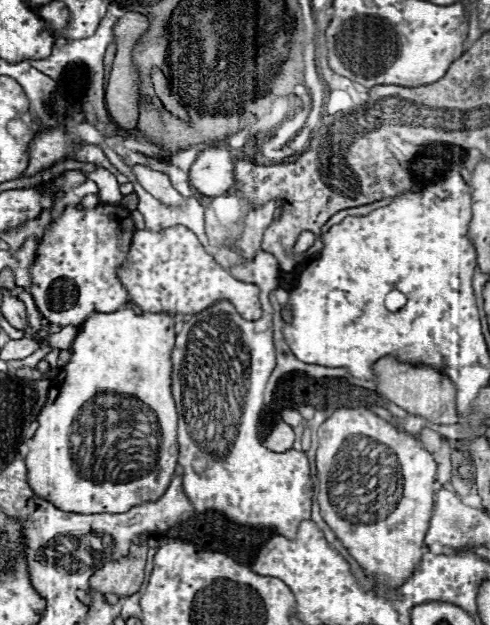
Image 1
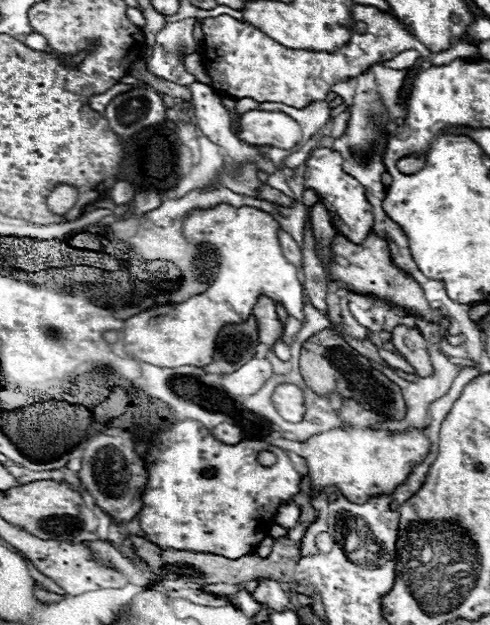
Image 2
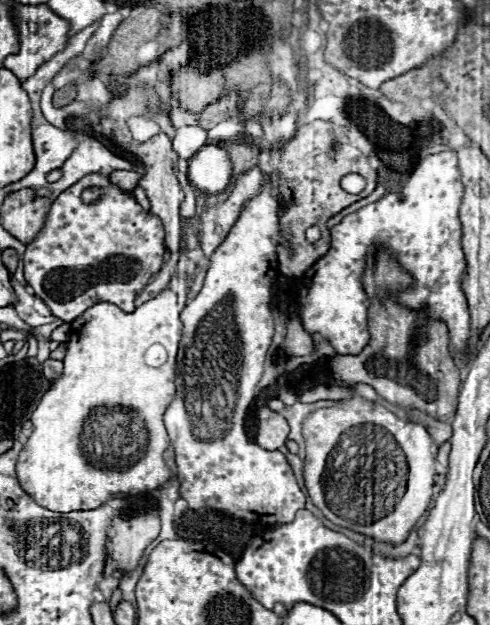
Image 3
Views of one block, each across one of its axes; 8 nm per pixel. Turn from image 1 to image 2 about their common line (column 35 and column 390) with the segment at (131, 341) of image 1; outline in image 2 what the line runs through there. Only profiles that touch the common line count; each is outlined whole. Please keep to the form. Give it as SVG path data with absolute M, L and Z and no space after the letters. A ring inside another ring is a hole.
M358 402L342 404L340 416L350 424L346 430L328 430L328 434L312 436L306 444L298 444L292 440L278 438L272 444L280 446L282 450L294 450L306 458L310 468L312 486L338 486L340 492L352 502L366 502L370 496L376 494L390 494L404 478L408 476L412 464L420 462L430 448L428 438L412 428L404 434L390 434L384 430L370 430L370 424L382 420L376 412L364 410Z

